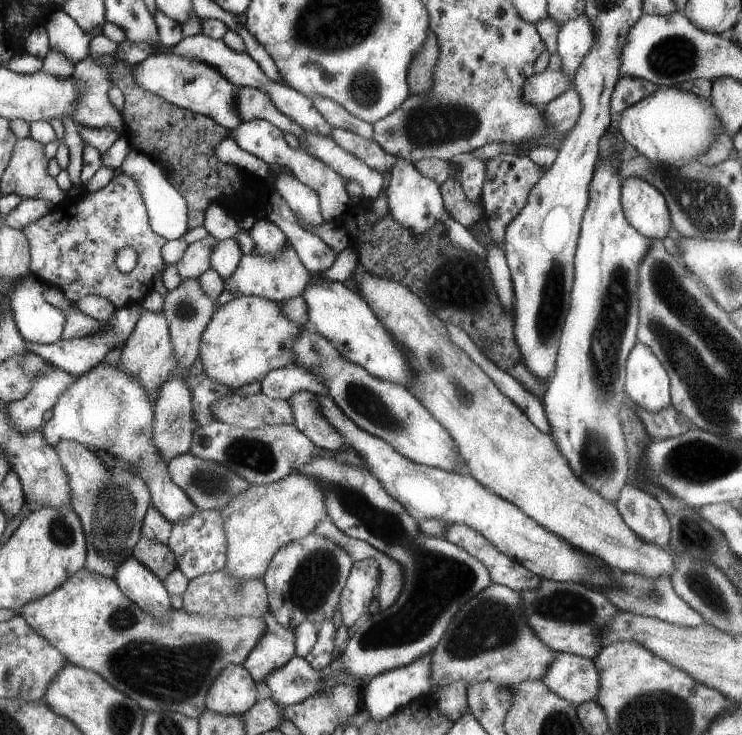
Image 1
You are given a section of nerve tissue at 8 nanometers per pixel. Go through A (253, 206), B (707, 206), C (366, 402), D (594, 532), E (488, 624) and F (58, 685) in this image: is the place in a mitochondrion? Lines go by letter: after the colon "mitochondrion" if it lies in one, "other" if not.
A: other
B: mitochondrion
C: mitochondrion
D: other
E: mitochondrion
F: other

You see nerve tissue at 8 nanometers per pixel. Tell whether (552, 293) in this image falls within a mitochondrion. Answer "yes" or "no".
yes

